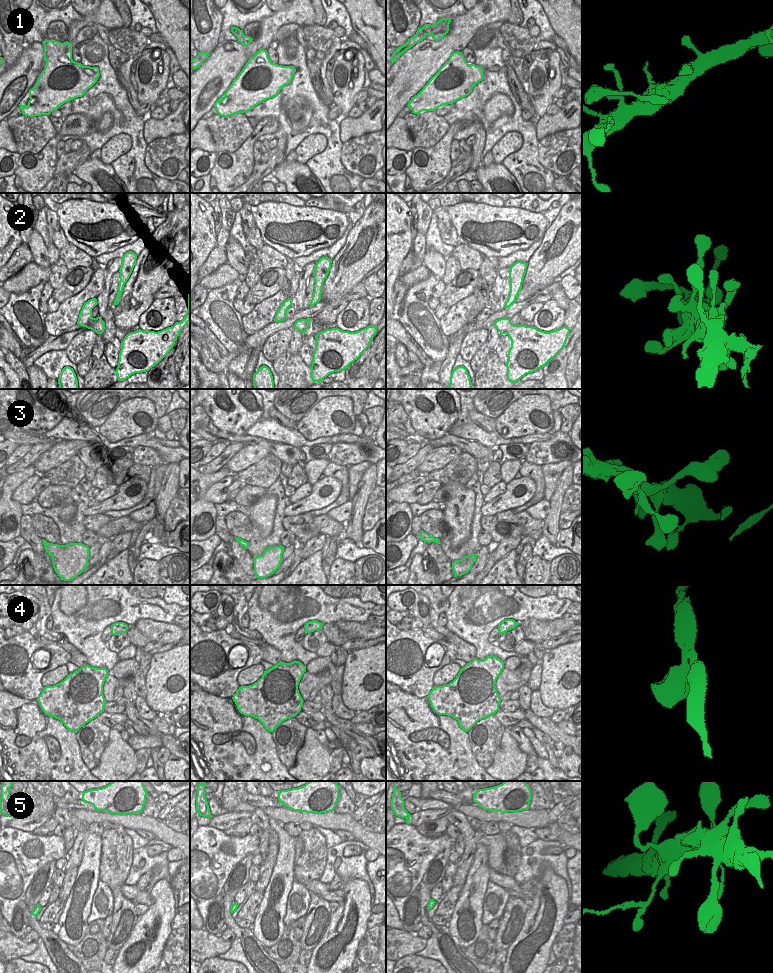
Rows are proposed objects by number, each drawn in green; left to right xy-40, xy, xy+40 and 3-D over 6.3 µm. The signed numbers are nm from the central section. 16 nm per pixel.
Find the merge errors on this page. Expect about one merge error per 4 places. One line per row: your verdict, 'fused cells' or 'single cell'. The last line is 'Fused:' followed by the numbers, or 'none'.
1: single cell
2: single cell
3: single cell
4: single cell
5: fused cells
Fused: 5

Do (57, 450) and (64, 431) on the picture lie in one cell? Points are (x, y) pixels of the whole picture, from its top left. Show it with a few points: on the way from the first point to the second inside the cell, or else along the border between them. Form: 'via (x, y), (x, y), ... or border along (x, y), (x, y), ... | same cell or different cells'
border along (63, 439), (86, 443) | different cells

